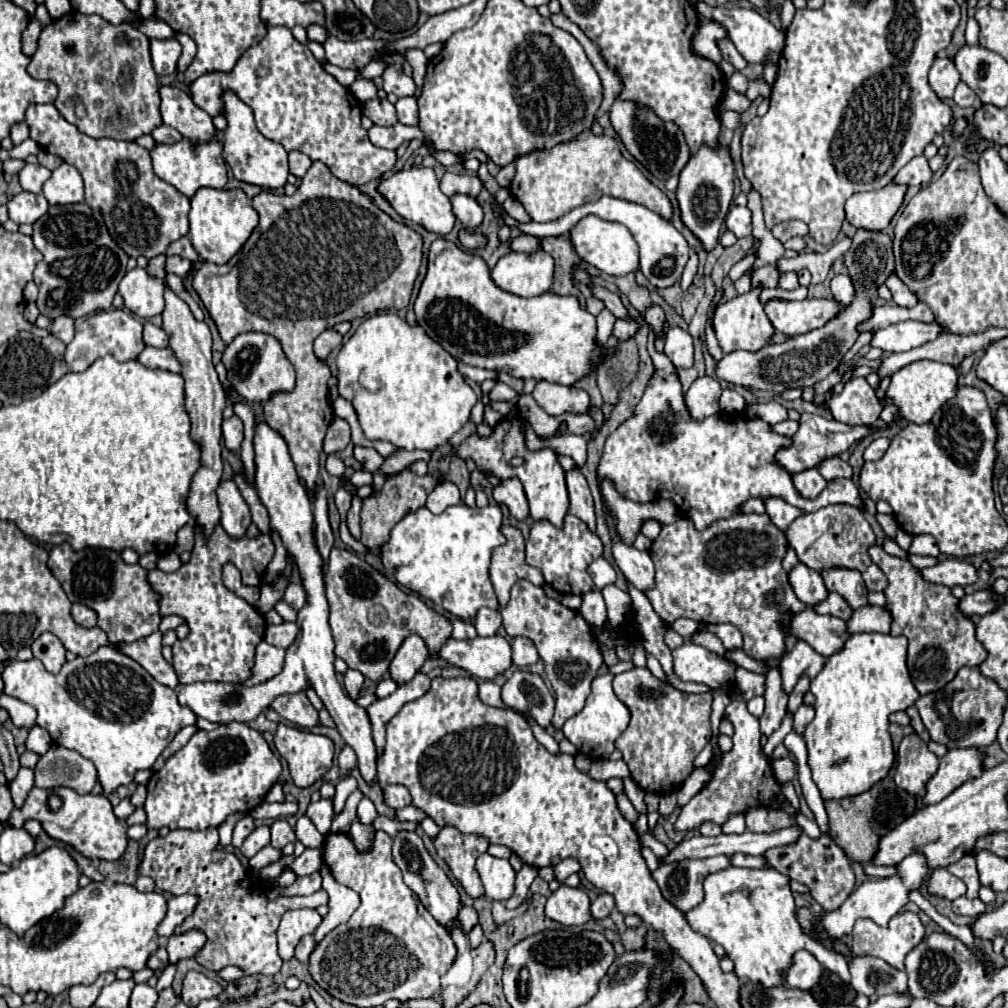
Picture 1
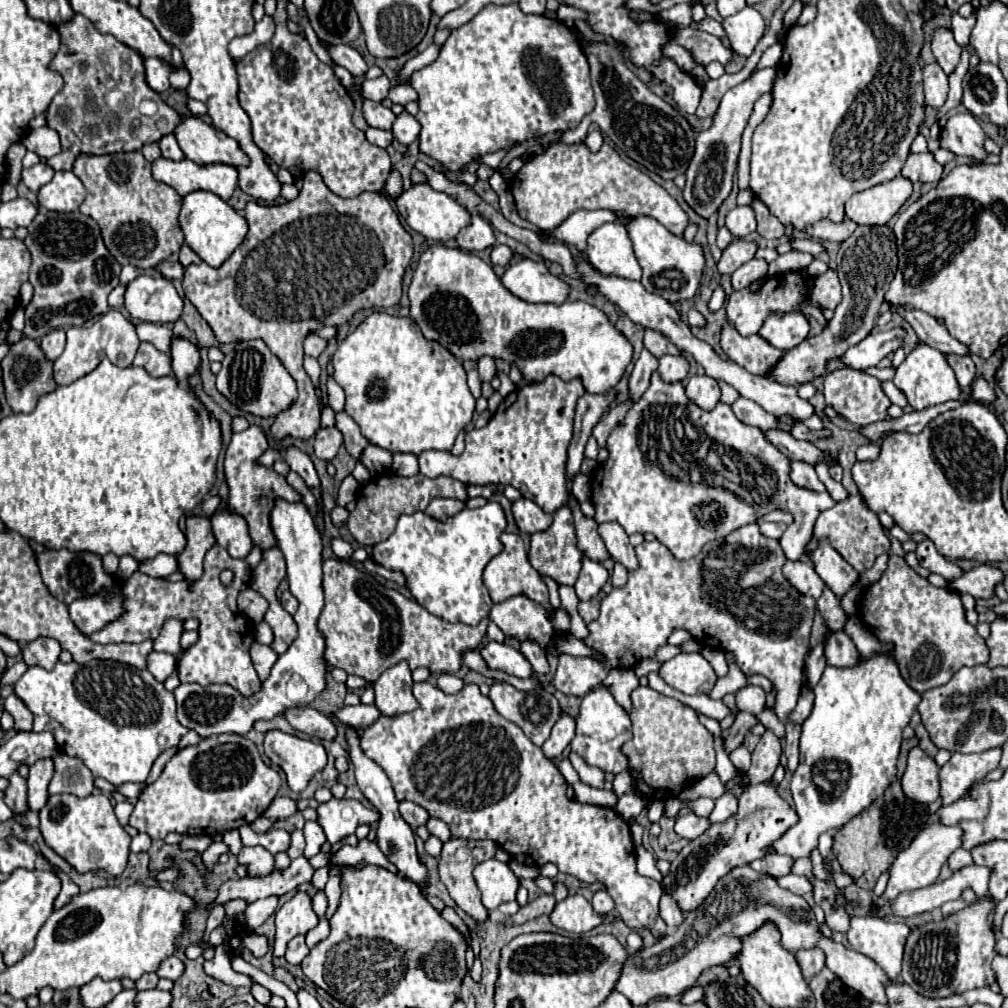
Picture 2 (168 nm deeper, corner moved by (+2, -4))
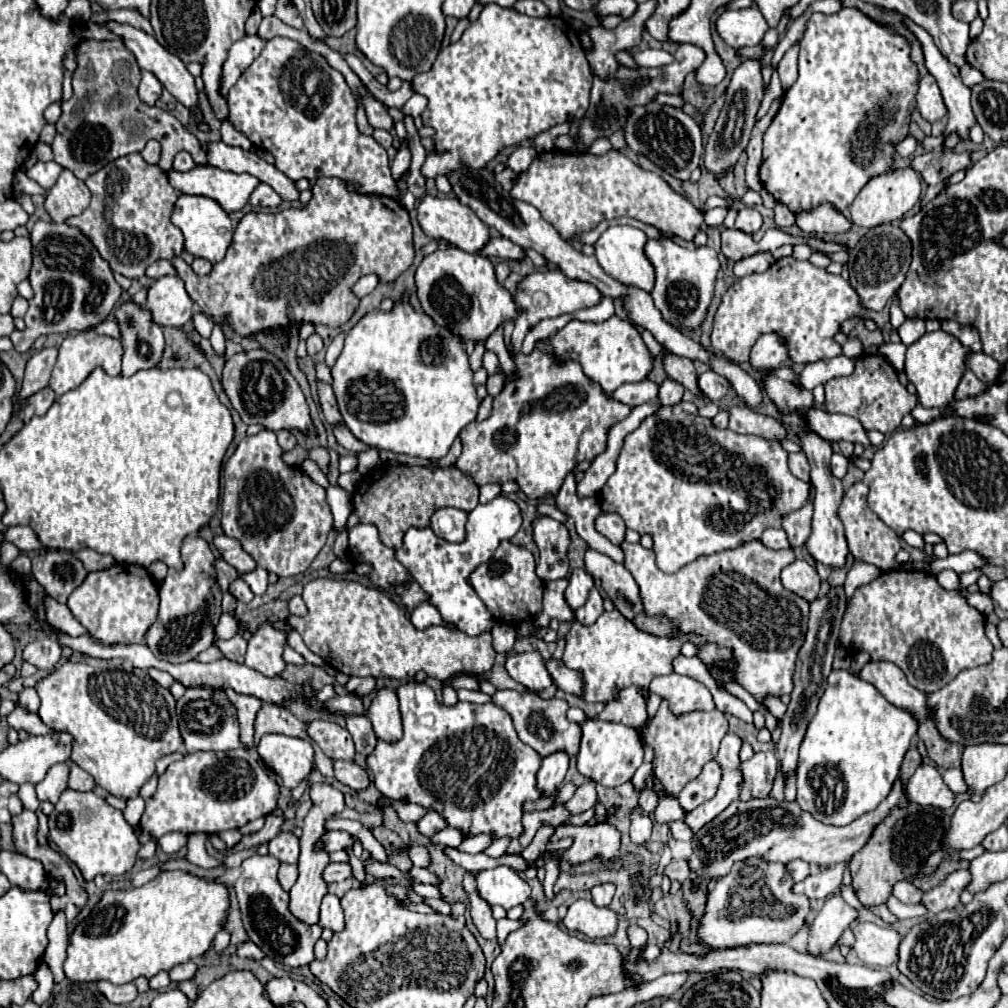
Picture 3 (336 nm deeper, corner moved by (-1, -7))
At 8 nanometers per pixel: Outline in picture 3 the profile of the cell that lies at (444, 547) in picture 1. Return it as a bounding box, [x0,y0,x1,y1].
[395,495,521,637]

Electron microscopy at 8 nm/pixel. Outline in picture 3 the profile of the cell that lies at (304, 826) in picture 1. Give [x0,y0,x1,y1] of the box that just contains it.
[315,831,357,851]

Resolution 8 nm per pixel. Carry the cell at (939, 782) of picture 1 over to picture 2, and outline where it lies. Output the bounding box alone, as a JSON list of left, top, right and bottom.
[940,748,1002,804]

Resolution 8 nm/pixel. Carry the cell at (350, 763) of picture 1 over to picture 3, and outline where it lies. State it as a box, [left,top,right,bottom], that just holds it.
[335,761,369,791]

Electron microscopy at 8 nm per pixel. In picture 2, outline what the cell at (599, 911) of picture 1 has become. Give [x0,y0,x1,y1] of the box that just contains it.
[592,890,614,916]

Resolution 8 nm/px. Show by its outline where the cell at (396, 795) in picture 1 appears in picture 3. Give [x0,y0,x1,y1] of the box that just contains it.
[417,811,445,837]

